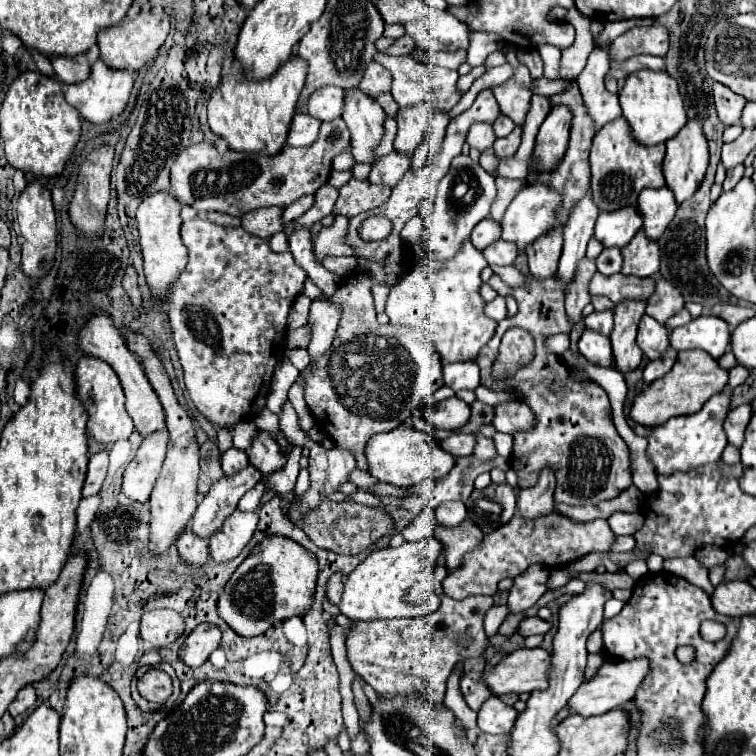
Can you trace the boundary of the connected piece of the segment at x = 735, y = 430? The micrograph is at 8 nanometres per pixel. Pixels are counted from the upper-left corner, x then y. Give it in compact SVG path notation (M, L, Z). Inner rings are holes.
M742 404L734 410L730 410L726 422L724 422L724 430L728 434L728 442L734 444L736 448L742 446L744 442L744 430L746 430L746 424L750 422L752 418L752 406L750 404Z

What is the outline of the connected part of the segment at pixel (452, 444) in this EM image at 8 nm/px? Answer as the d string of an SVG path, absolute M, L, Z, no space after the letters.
M450 434L448 438L444 438L440 442L440 446L448 452L448 454L454 454L456 458L458 456L470 456L474 452L474 444L476 444L476 438L472 434Z

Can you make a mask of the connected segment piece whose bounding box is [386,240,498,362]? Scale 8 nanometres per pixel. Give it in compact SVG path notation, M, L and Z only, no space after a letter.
M470 240L464 242L462 250L436 266L413 261L414 256L408 248L408 256L414 268L410 268L408 276L390 288L390 296L386 302L386 314L392 324L420 328L424 338L430 338L442 356L444 362L464 362L474 360L482 346L494 336L498 322L484 316L484 300L478 294L482 284L480 272L486 264L484 254L472 246Z

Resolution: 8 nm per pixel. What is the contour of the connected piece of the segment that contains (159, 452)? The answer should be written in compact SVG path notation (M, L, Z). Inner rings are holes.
M154 432L144 436L134 460L124 470L122 490L130 500L146 502L150 498L150 492L158 480L166 456L166 444L168 444L166 432Z

